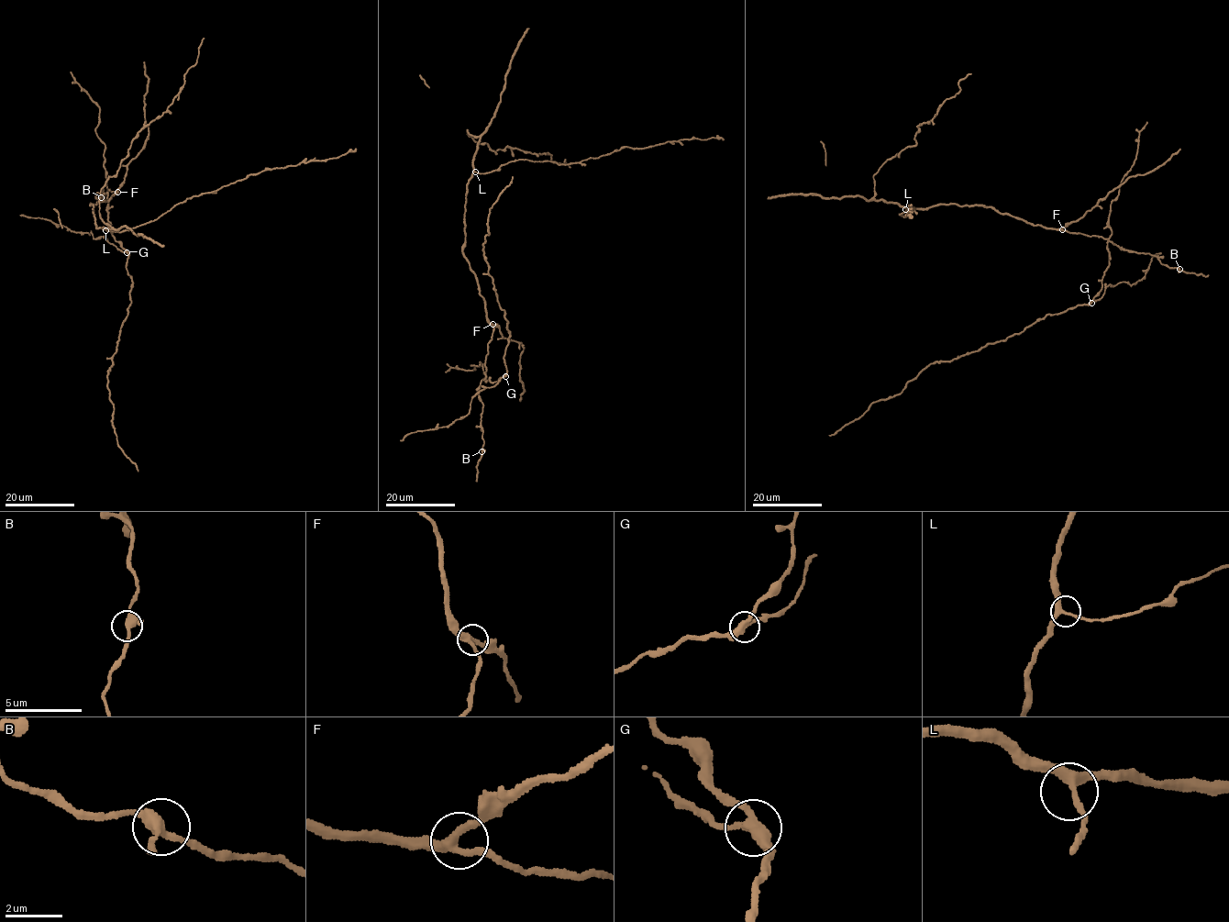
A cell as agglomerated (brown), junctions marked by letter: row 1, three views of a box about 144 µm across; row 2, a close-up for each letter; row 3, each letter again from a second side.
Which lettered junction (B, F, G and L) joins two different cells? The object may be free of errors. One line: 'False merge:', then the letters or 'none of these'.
False merge: G

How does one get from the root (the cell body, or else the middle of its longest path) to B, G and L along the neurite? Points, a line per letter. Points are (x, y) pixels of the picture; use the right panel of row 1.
B: (1057, 229), (1101, 237), (1123, 249), (1155, 255), (1162, 264), (1179, 269)
G: (1057, 229), (1108, 239), (1109, 266), (1102, 279), (1102, 288), (1091, 302)
L: (1057, 229), (1027, 224), (981, 205), (937, 204), (905, 209)

